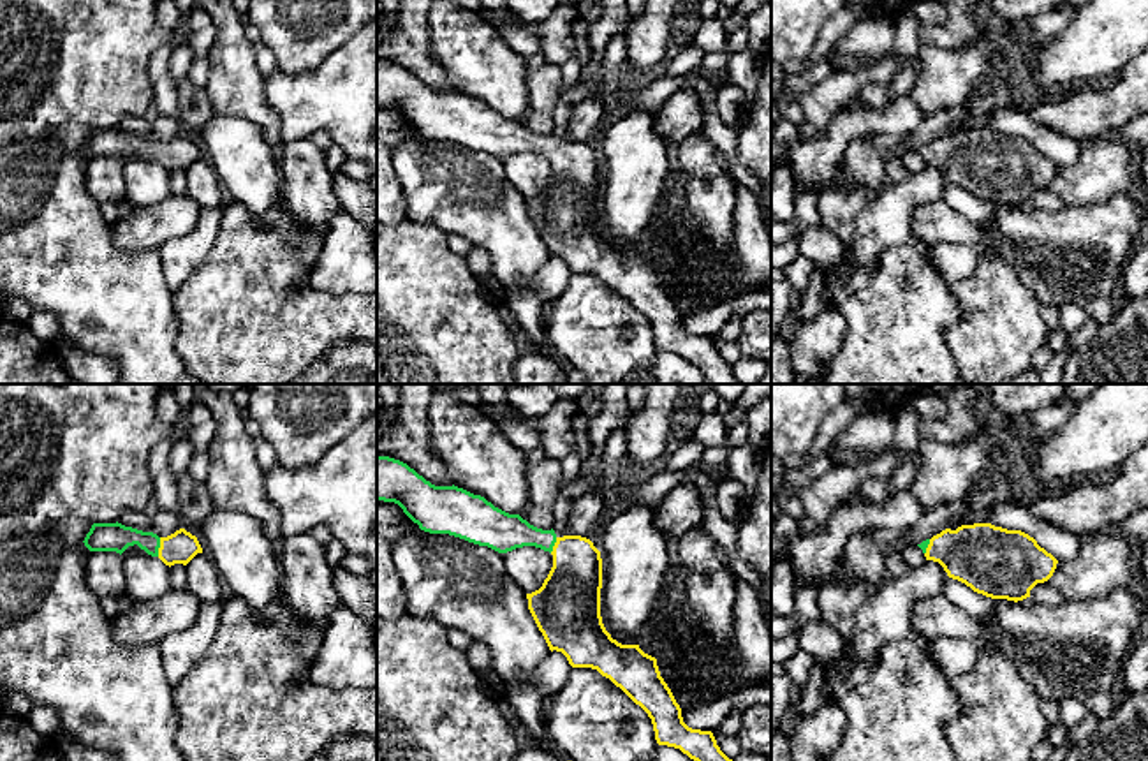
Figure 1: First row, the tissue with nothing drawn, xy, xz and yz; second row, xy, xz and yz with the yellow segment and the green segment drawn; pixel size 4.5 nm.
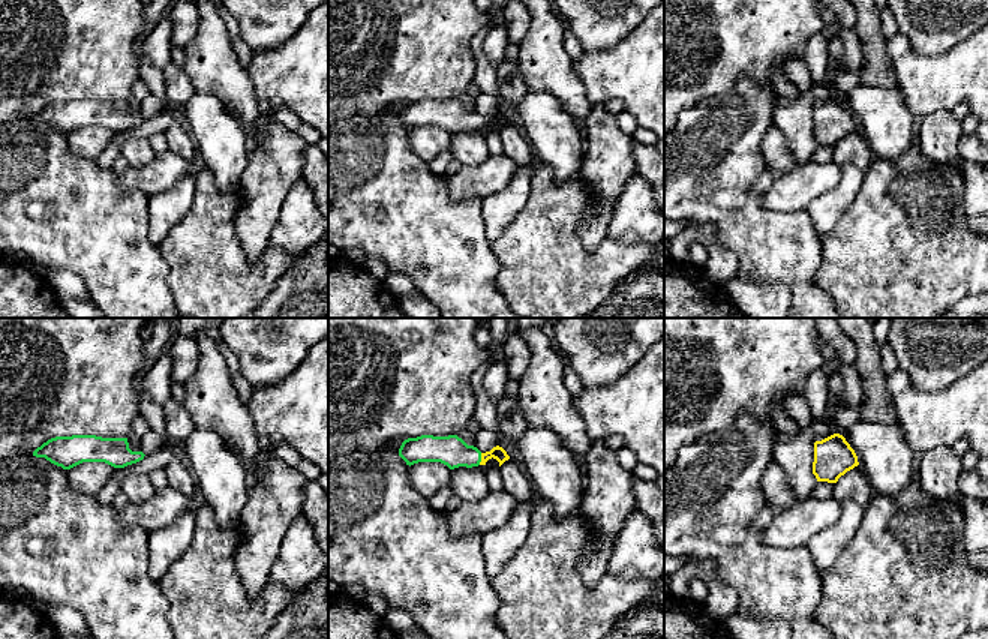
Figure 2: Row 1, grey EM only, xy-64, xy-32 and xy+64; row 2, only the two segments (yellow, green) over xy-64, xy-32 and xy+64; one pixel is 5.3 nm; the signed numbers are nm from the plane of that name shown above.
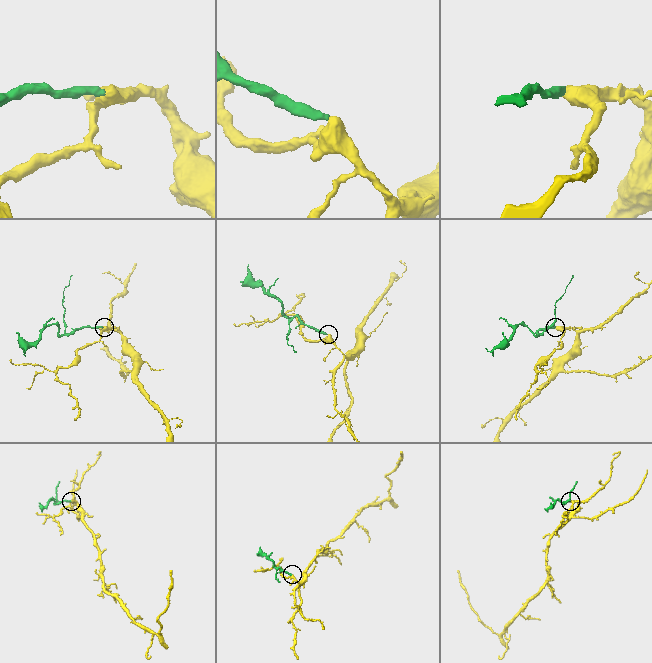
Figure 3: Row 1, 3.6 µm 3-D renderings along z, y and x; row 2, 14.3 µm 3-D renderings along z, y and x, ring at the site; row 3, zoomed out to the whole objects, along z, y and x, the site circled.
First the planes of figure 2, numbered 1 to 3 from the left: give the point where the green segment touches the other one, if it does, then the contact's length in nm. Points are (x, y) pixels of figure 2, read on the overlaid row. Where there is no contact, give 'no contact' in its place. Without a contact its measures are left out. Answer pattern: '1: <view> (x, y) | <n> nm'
1: no contact
2: xy-32 (482, 459) | 70 nm
3: no contact

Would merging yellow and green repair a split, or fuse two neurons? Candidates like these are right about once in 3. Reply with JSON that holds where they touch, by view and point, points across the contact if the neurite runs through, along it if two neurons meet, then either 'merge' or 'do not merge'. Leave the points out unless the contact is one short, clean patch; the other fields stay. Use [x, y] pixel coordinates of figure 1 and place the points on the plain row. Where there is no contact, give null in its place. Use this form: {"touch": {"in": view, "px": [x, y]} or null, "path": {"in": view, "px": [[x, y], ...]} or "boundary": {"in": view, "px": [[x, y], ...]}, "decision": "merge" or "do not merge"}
{"touch": {"in": "xy", "px": [161, 152]}, "path": {"in": "xy", "px": [[182, 152], [161, 152], [139, 143], [117, 143]]}, "decision": "merge"}

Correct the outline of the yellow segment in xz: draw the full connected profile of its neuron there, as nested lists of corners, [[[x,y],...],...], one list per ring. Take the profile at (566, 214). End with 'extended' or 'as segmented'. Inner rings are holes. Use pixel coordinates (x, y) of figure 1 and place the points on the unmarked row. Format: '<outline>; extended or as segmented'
[[[377,60],[377,106],[394,107],[403,118],[430,139],[449,139],[468,148],[507,159],[535,151],[553,160],[553,173],[542,192],[526,199],[528,215],[549,255],[562,257],[572,273],[592,273],[620,292],[651,324],[659,351],[680,354],[697,366],[708,384],[740,384],[711,336],[692,335],[683,328],[681,314],[660,282],[657,264],[639,250],[622,250],[606,236],[600,222],[602,164],[593,148],[581,141],[558,143],[555,136],[530,130],[519,120],[509,120],[481,100],[458,92],[435,92],[407,69]]]; extended

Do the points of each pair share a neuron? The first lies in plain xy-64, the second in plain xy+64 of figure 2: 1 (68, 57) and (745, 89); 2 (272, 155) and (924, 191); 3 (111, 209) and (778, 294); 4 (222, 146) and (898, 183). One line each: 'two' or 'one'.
1: two
2: two
3: two
4: two

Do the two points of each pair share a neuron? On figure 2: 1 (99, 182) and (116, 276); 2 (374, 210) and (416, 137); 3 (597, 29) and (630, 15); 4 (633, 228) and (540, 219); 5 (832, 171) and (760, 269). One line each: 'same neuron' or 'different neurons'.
1: same neuron
2: different neurons
3: same neuron
4: different neurons
5: different neurons

